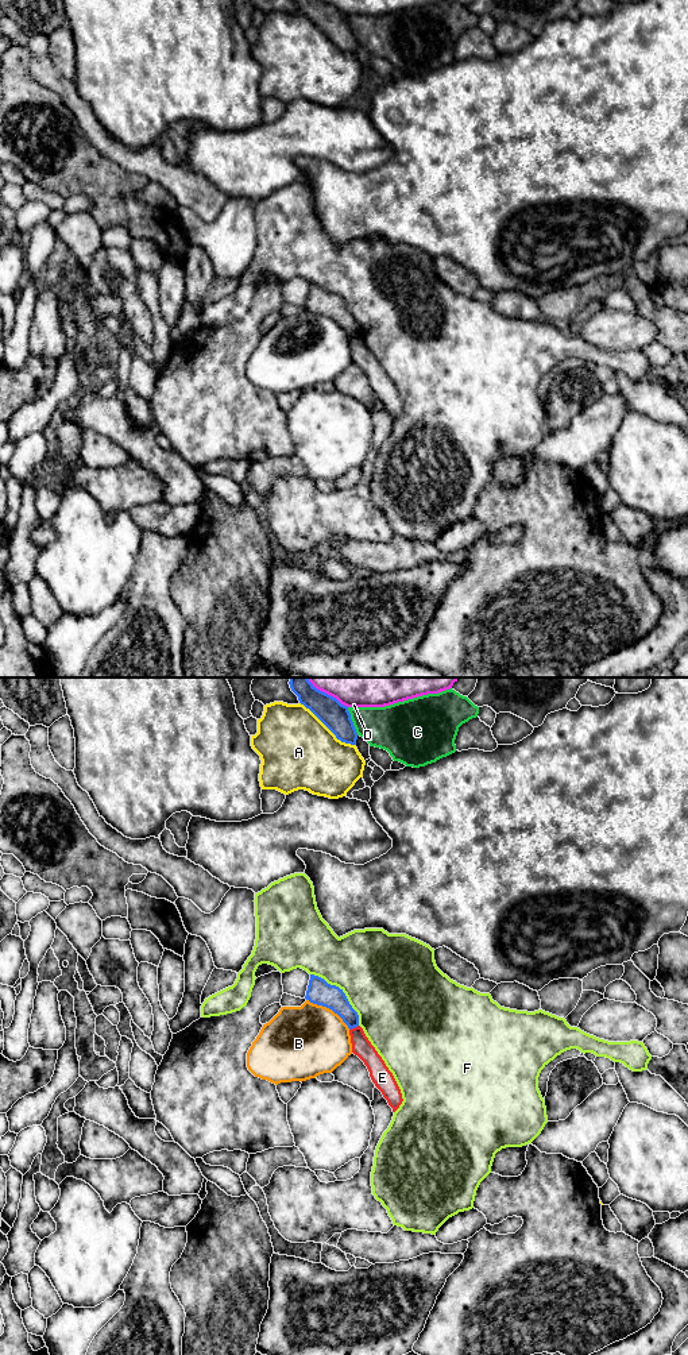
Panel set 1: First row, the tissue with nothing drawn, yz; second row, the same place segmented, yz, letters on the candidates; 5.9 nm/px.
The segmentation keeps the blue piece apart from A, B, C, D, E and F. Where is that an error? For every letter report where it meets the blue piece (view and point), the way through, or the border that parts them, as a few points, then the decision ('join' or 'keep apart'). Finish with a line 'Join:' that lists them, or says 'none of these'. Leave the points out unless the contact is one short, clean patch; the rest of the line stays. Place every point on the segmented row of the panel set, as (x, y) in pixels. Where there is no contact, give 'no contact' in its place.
A: yz (328, 728) | keep apart
B: yz (329, 1008) | keep apart
C: yz (351, 721) | keep apart
D: yz (327, 694) | keep apart
E: yz (354, 1027) | along yz (358, 1025), (350, 1030) | keep apart
F: yz (343, 992) | keep apart
Join: none of these

